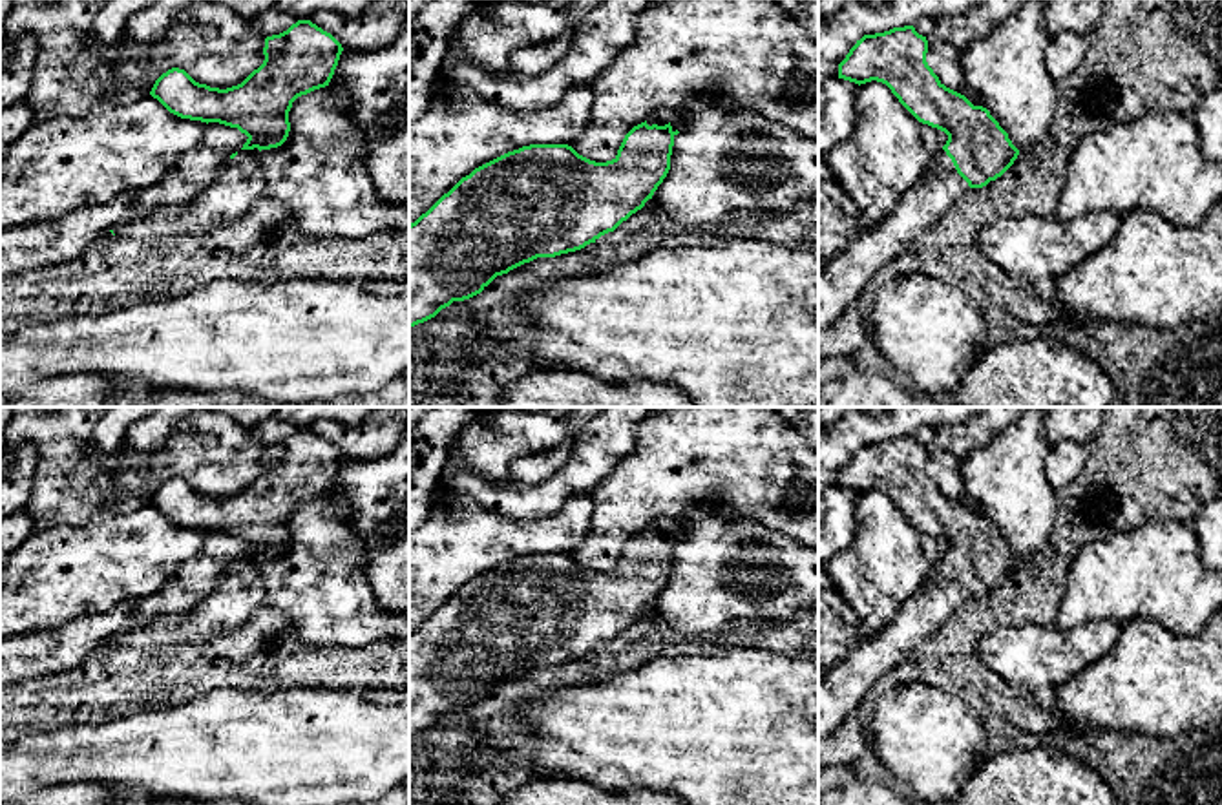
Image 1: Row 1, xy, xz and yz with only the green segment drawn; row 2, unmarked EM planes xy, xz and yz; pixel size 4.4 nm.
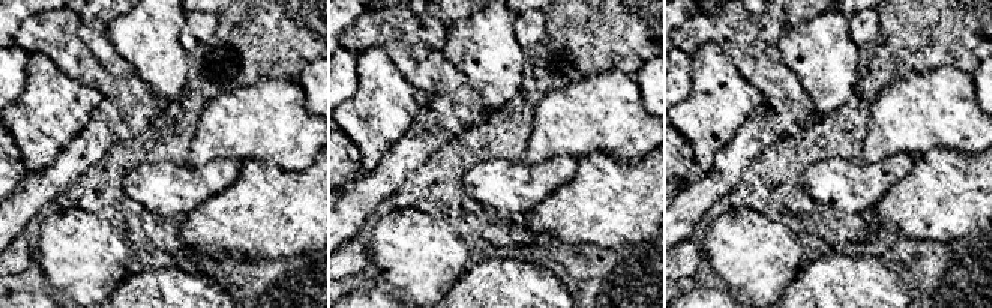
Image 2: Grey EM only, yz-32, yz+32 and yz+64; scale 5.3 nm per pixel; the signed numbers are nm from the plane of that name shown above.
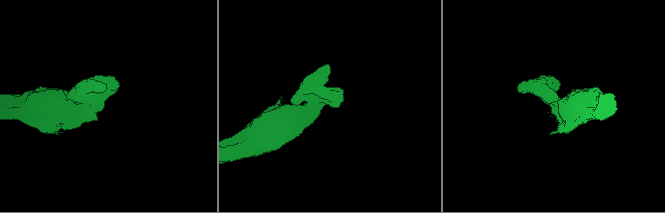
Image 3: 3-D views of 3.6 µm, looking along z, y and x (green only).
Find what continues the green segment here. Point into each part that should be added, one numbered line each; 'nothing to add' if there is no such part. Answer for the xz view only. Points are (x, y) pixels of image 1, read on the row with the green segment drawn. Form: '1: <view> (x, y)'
1: xz (662, 117)

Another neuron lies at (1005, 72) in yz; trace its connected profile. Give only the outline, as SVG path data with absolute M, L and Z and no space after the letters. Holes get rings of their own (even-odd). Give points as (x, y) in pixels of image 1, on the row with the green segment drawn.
M1028 0L961 53L966 91L990 111L1019 152L1041 142L1056 115L1056 80L1045 66L1050 44L1043 27L1047 2Z

